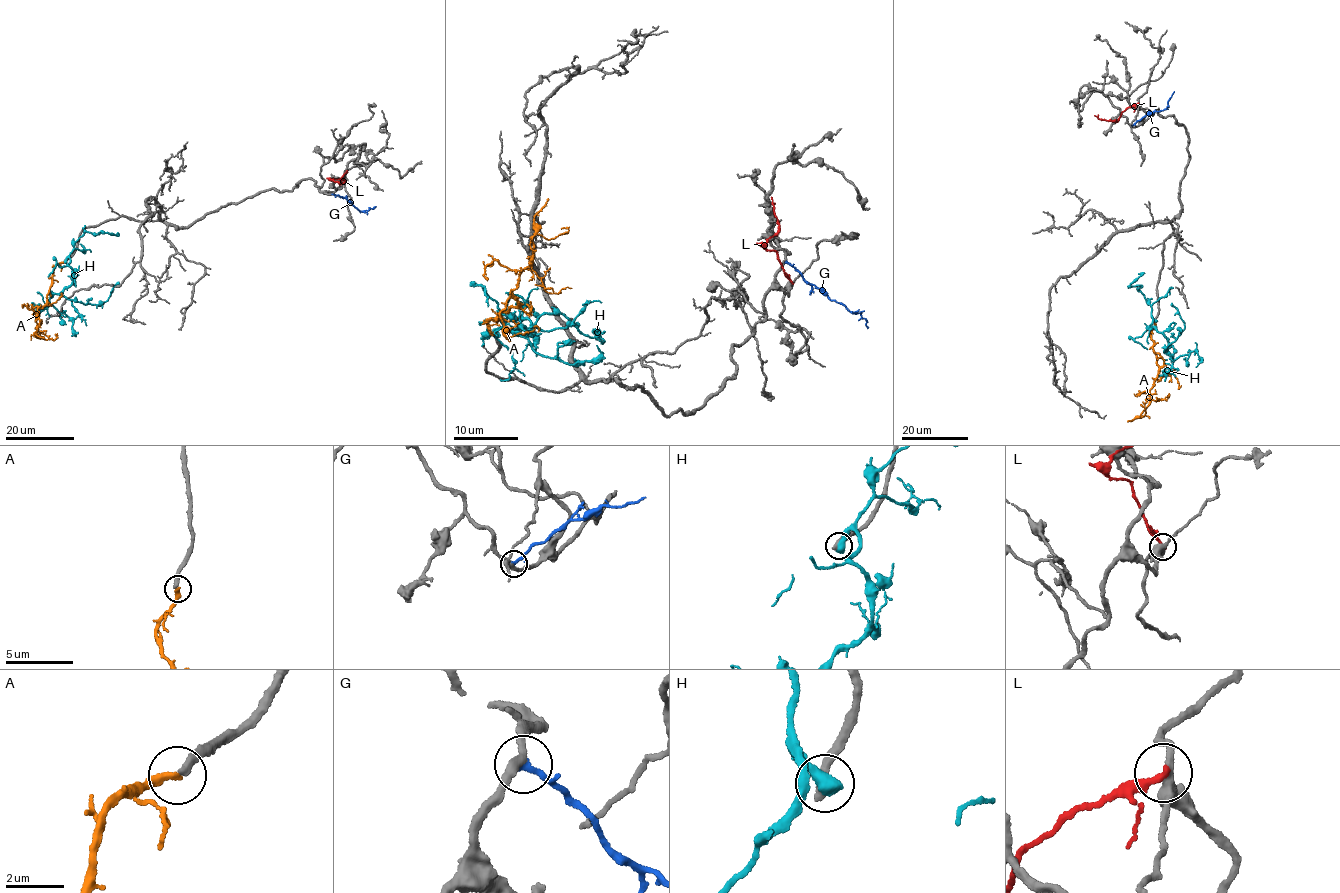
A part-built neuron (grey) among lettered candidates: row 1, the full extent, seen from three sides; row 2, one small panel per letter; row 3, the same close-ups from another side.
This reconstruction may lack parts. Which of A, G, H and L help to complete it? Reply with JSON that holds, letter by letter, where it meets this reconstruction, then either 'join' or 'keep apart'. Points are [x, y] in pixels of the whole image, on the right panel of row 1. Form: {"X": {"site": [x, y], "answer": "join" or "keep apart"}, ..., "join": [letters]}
{"A": {"site": [1155, 322], "answer": "keep apart"}, "G": {"site": [1132, 125], "answer": "keep apart"}, "H": {"site": [1155, 320], "answer": "keep apart"}, "L": {"site": [1138, 103], "answer": "keep apart"}, "join": []}

